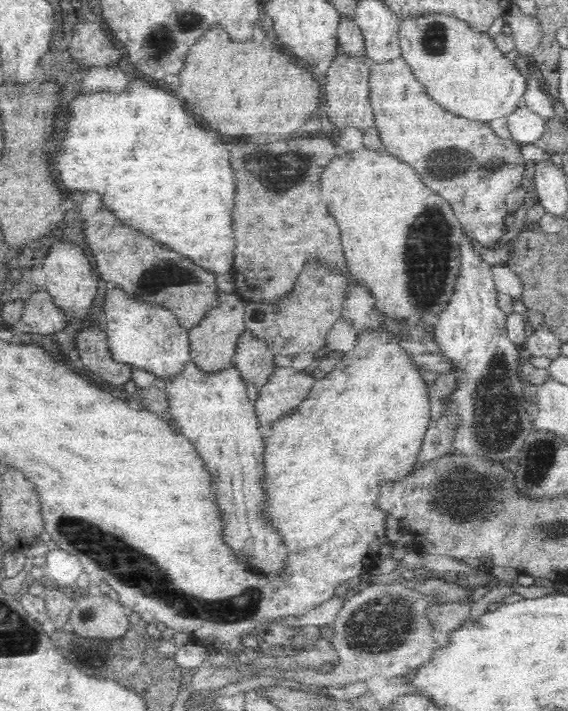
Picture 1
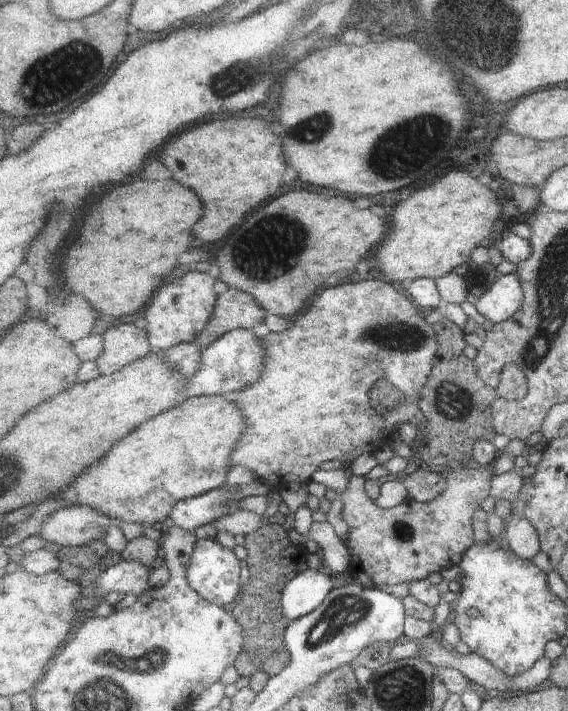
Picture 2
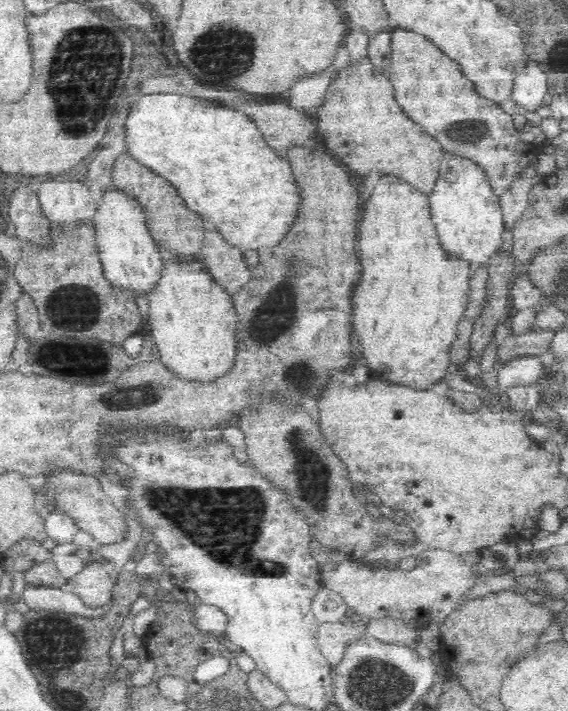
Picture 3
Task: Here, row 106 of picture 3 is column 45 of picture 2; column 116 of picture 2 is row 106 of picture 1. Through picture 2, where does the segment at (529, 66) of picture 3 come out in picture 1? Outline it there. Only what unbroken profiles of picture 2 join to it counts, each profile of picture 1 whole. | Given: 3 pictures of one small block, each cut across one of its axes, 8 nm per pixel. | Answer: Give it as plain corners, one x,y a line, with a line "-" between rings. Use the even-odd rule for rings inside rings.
524,105
519,106
506,118
511,134
510,138
520,145
533,143
545,131
547,119

